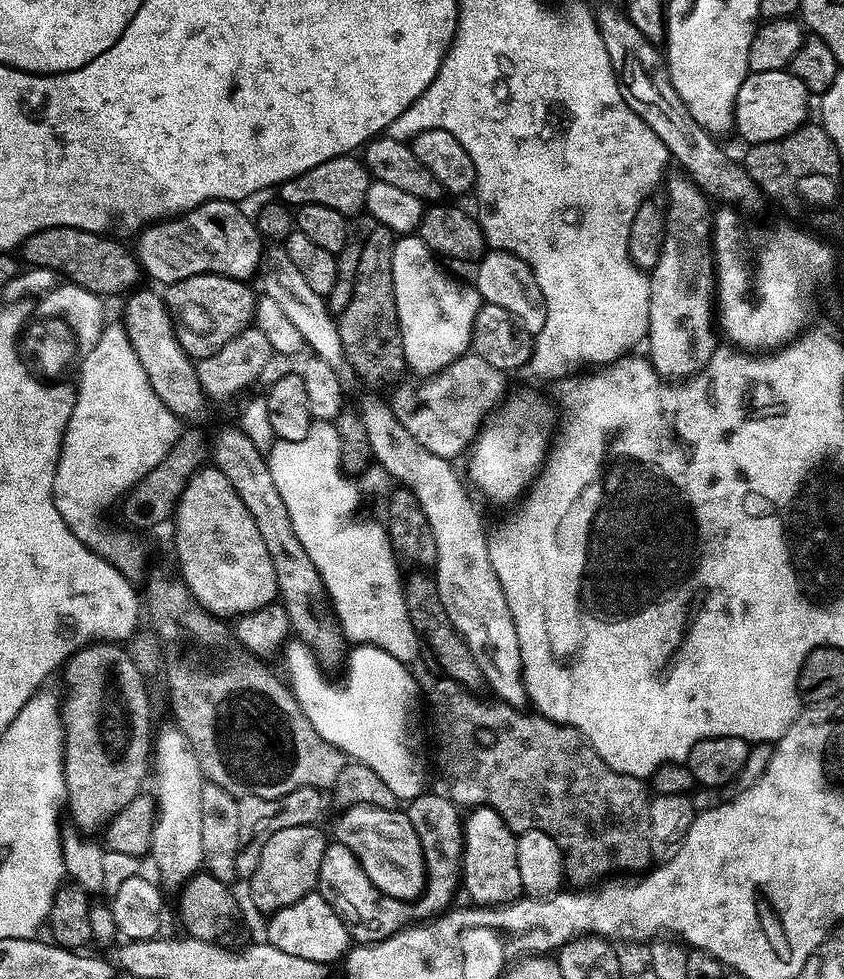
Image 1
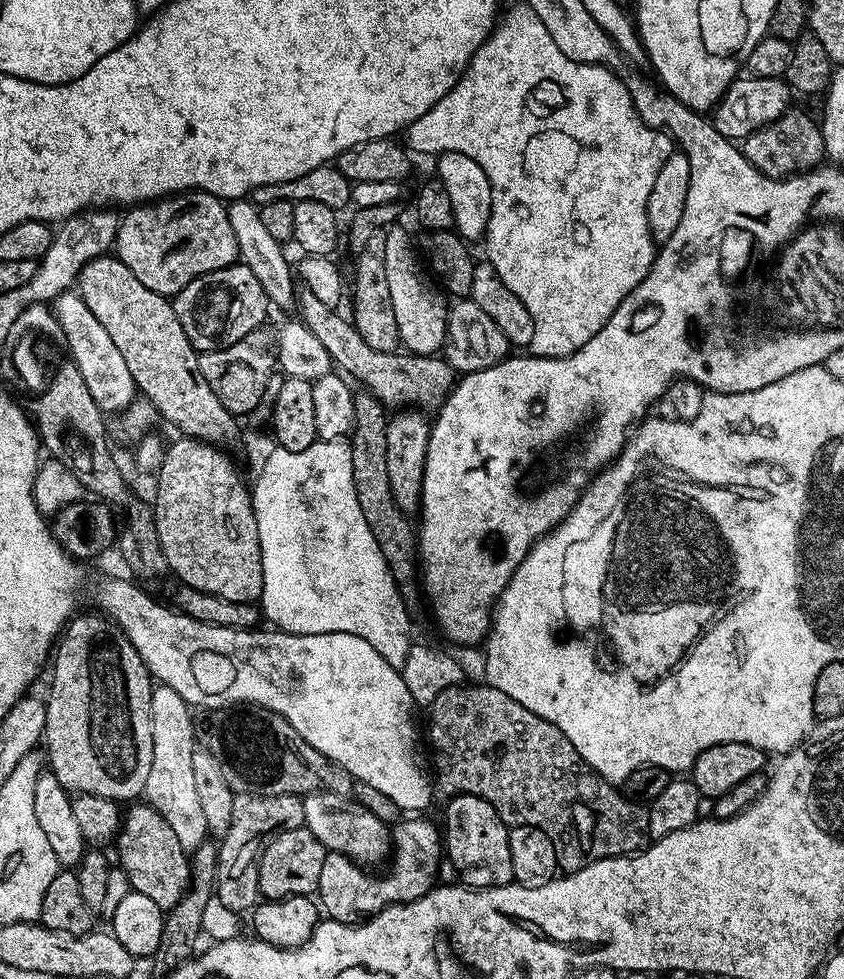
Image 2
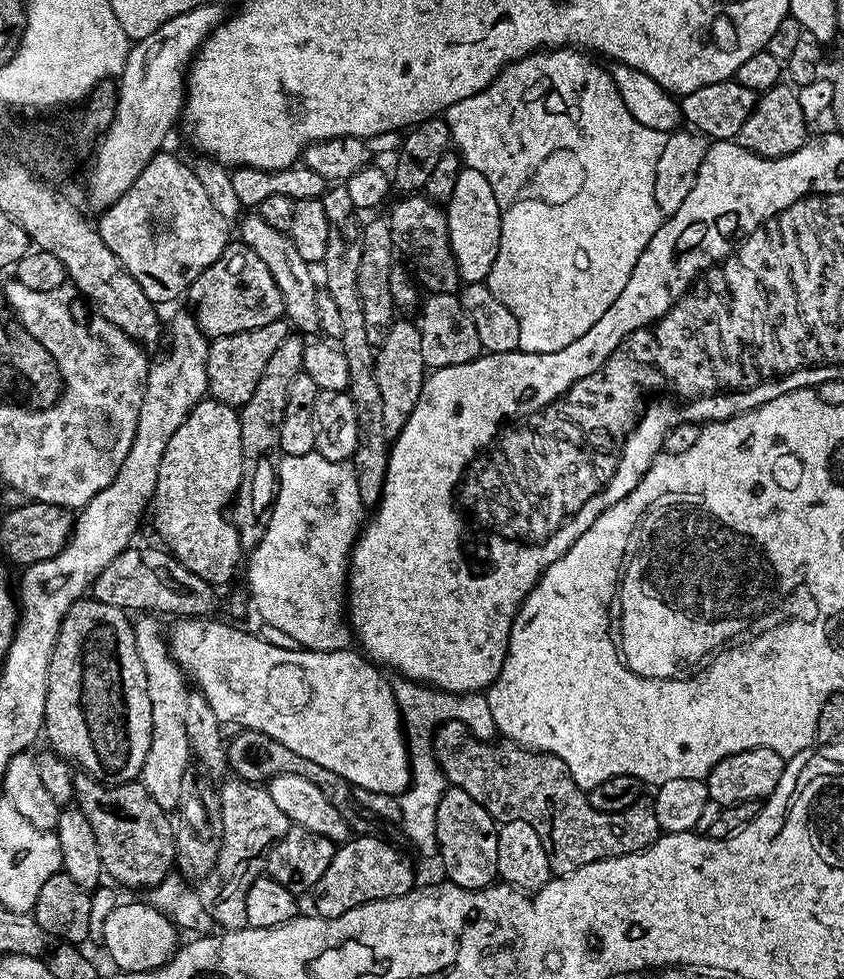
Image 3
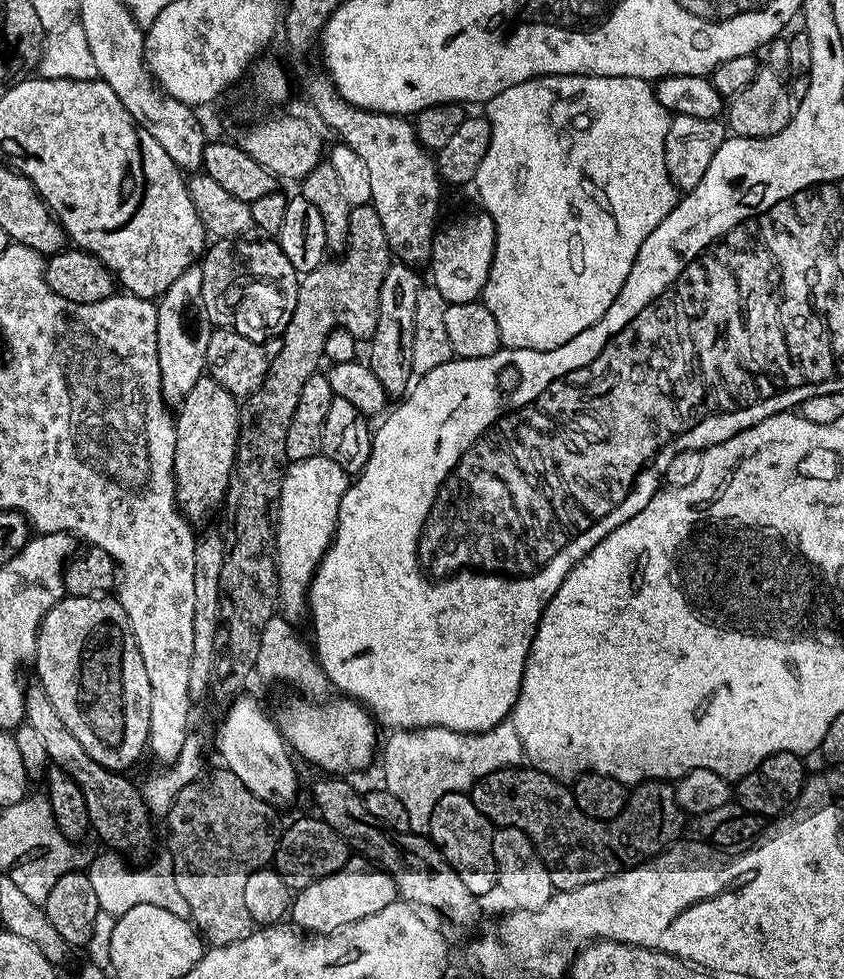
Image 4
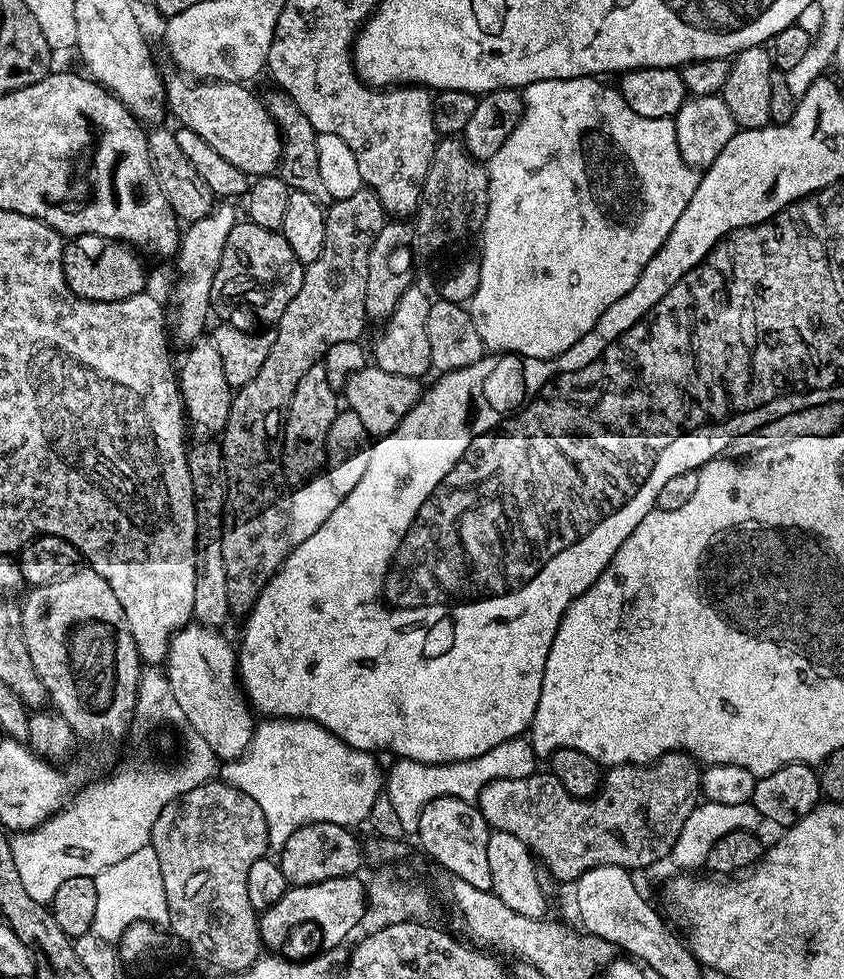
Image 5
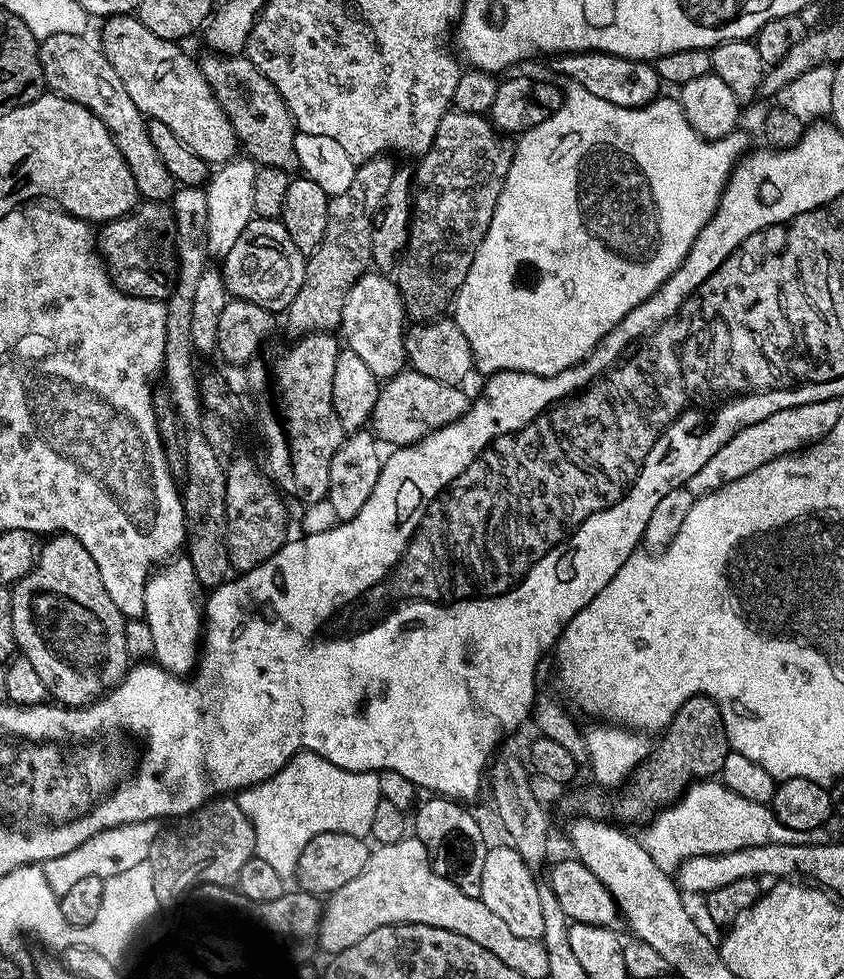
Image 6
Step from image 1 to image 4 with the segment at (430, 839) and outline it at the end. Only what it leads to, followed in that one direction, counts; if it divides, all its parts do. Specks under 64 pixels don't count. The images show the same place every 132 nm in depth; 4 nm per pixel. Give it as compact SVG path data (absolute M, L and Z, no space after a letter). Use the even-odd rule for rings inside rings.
M356 854L346 862L346 866L342 866L342 870L326 874L326 878L318 878L318 882L310 882L310 886L299 889L292 901L290 920L305 933L327 934L337 932L350 922L370 918L370 914L386 910L386 906L397 903L397 900L394 878L390 878L383 868L370 866L365 857Z

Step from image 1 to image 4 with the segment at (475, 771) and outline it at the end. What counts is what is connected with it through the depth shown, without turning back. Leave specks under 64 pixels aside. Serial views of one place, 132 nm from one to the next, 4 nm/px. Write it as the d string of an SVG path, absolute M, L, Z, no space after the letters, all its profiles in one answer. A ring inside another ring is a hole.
M517 766L499 769L482 777L470 789L470 795L474 806L496 828L517 828L530 838L530 842L536 848L536 853L546 866L550 874L550 882L556 892L569 892L578 890L578 886L586 886L590 882L598 882L607 876L618 876L628 868L636 864L642 864L659 856L661 852L668 851L673 844L681 839L680 831L684 828L686 814L678 806L675 787L664 778L648 778L635 785L631 789L626 806L622 814L613 820L595 820L582 810L574 802L571 791L564 788L559 779L548 776L543 770L531 766Z

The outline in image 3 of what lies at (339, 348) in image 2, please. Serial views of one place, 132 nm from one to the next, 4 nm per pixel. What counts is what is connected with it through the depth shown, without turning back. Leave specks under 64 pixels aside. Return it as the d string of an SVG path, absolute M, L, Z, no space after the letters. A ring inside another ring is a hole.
M259 214L246 216L239 221L239 224L241 223L239 243L254 250L254 254L258 254L258 258L262 258L262 262L266 262L266 270L270 270L270 274L282 294L284 316L295 327L297 324L302 331L315 333L319 329L320 319L318 318L318 302L316 301L318 280L317 277L316 280L312 277L313 269L298 255L298 250L294 250L294 242L287 232L279 232L273 230L271 226L266 226L266 222L262 222Z

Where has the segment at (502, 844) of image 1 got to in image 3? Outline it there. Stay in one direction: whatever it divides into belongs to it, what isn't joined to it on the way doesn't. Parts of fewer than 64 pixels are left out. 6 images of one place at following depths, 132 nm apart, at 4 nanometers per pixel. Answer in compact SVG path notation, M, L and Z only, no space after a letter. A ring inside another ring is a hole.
M448 786L437 808L438 860L444 863L449 881L463 888L491 888L497 883L498 870L498 822L466 790Z

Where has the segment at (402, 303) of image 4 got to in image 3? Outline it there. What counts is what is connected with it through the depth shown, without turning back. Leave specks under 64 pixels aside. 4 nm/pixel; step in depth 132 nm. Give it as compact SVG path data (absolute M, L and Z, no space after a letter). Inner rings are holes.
M404 318L397 319L386 334L386 338L378 345L376 377L378 390L382 393L382 426L386 426L389 437L395 438L406 426L422 394L422 386L426 379L426 369L422 358L422 338L419 327L413 321L411 324Z

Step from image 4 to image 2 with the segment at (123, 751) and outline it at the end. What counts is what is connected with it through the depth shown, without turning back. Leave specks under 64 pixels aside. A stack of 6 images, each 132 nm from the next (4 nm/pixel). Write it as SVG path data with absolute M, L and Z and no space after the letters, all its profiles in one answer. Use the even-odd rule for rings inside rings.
M103 614L80 615L73 615L68 621L55 645L54 659L50 664L52 685L48 688L44 705L46 722L42 737L43 747L48 747L46 764L69 793L85 792L117 802L132 802L143 793L146 778L150 778L150 762L154 758L154 730L150 714L154 680L148 675L148 667L142 662L138 650L134 650L118 625Z

